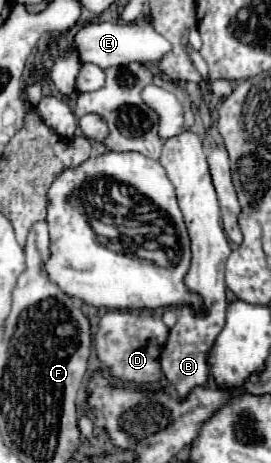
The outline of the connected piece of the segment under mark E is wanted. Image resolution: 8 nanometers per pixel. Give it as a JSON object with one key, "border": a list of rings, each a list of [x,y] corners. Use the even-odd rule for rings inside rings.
{"border":[[[147,17],[137,21],[137,23],[103,23],[103,21],[93,21],[83,27],[79,27],[71,47],[71,51],[77,51],[79,61],[85,63],[95,63],[101,69],[113,67],[113,65],[123,65],[123,63],[157,63],[165,53],[171,51],[171,43],[163,39],[155,29],[149,25]]]}

